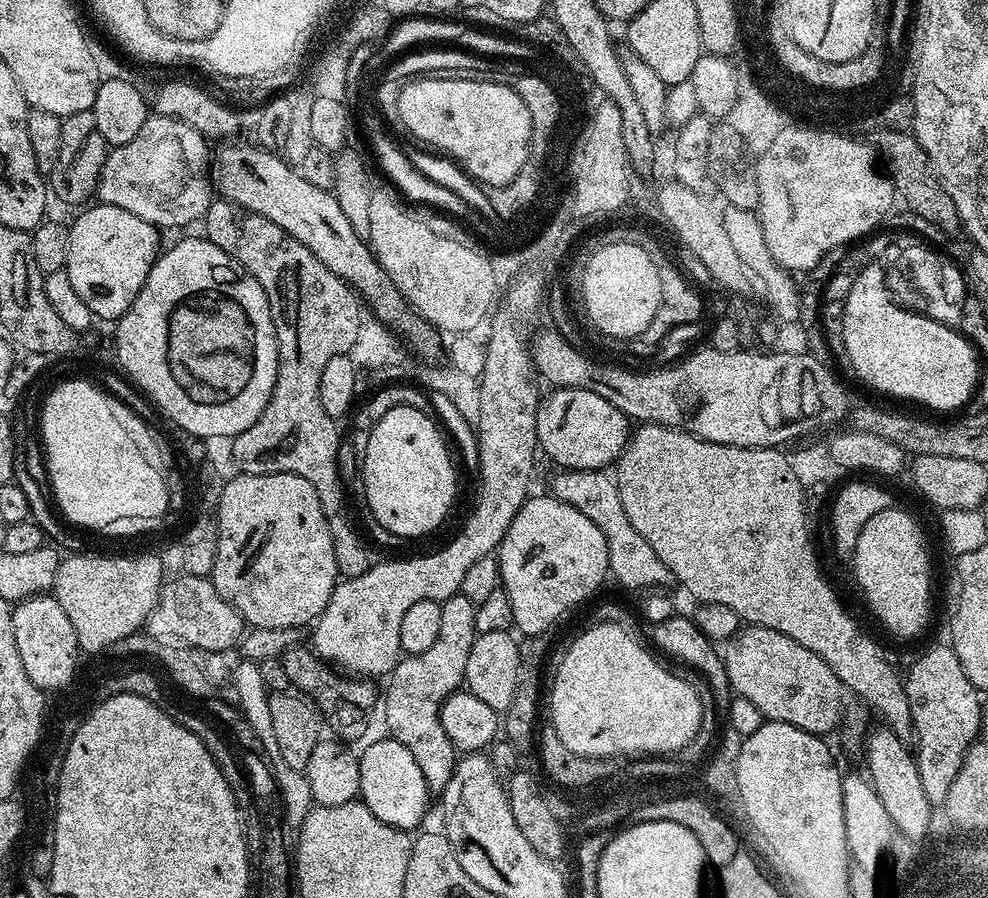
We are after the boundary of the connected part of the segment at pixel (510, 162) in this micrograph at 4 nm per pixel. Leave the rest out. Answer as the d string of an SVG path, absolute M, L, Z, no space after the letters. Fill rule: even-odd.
M413 78L401 87L398 114L405 129L412 131L421 145L451 158L488 188L510 183L528 161L530 112L515 87L490 81Z

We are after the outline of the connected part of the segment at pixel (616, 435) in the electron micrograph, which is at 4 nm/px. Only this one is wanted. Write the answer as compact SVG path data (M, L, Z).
M556 388L549 396L547 393L541 399L540 409L536 415L536 439L543 455L545 452L561 469L595 468L604 470L609 467L607 464L615 465L619 461L620 453L624 451L630 439L630 421L622 410L618 410L618 406L606 402L606 398L602 398L590 390Z

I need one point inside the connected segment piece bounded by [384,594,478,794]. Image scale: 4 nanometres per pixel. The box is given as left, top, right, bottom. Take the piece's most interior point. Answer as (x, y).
(421, 684)

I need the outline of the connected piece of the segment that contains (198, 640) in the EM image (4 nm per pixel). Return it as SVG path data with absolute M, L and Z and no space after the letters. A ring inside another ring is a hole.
M187 574L181 577L173 584L172 581L165 583L160 600L148 618L147 635L164 642L179 642L223 654L228 652L227 648L235 649L246 631L239 610L220 597L211 579Z

